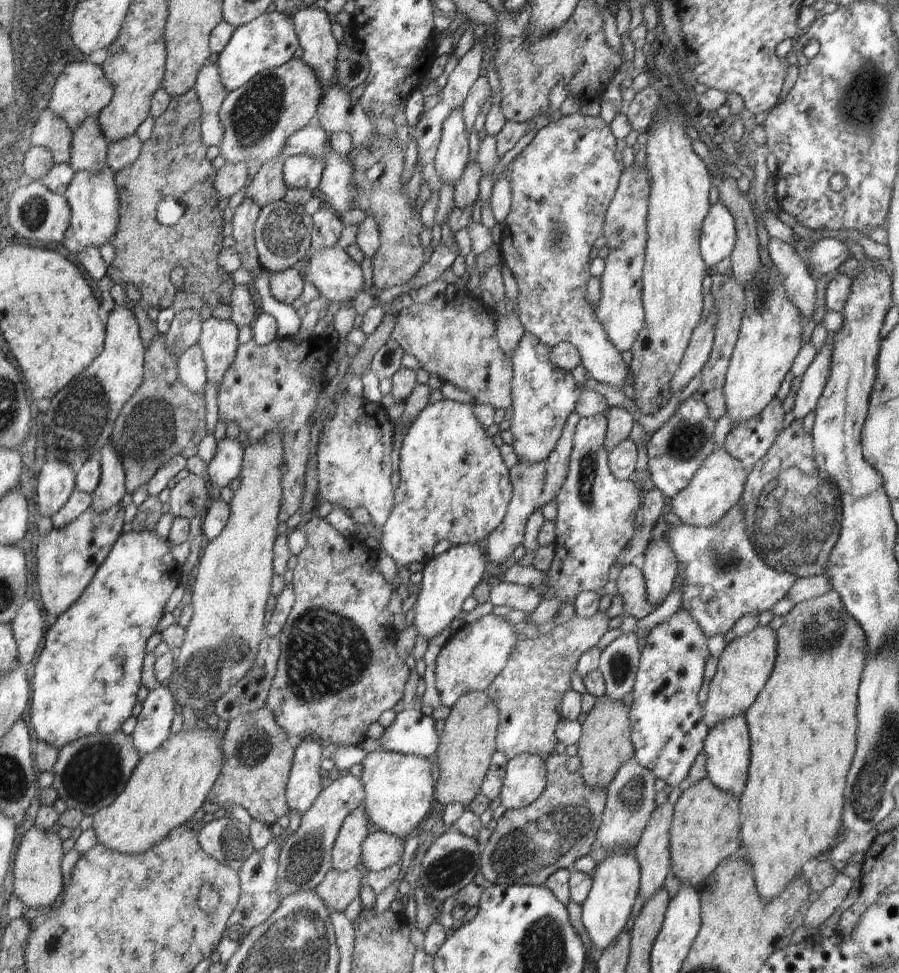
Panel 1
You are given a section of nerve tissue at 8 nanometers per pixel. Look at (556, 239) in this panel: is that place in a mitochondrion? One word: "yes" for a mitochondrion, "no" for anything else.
yes

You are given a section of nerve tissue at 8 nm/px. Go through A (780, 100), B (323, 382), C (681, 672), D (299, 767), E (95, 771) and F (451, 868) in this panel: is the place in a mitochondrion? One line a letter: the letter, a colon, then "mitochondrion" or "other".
A: other
B: other
C: other
D: other
E: mitochondrion
F: mitochondrion

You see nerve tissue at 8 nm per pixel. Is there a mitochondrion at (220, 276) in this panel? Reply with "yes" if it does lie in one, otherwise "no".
no

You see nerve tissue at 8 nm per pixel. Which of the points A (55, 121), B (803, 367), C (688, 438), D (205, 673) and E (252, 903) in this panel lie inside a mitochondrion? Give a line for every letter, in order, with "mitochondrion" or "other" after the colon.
A: other
B: other
C: mitochondrion
D: mitochondrion
E: mitochondrion

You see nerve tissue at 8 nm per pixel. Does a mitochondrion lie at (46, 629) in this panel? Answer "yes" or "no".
no

